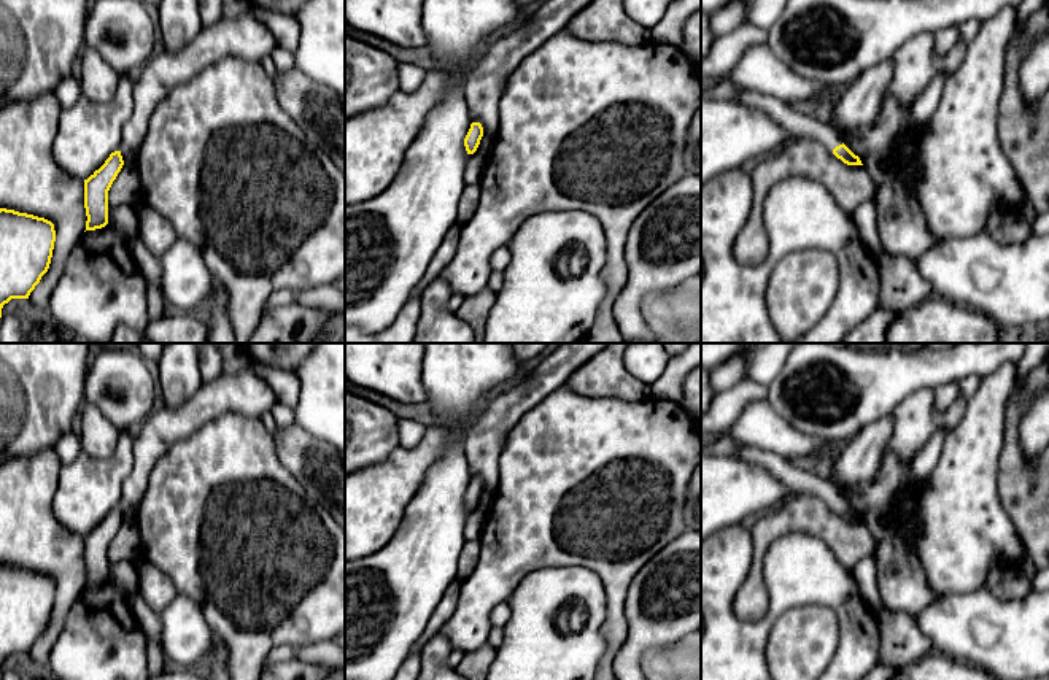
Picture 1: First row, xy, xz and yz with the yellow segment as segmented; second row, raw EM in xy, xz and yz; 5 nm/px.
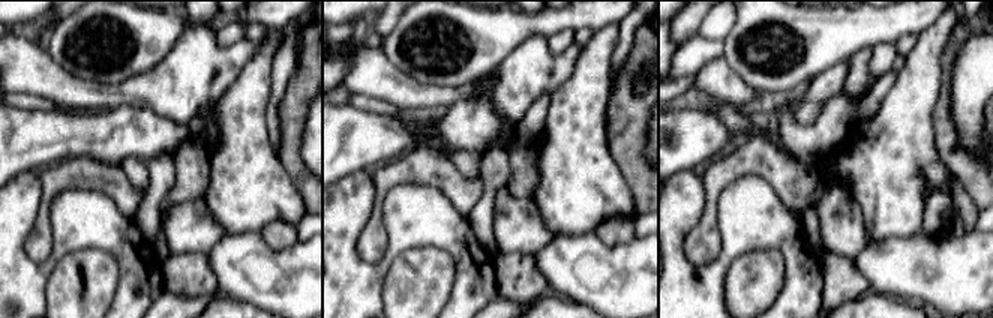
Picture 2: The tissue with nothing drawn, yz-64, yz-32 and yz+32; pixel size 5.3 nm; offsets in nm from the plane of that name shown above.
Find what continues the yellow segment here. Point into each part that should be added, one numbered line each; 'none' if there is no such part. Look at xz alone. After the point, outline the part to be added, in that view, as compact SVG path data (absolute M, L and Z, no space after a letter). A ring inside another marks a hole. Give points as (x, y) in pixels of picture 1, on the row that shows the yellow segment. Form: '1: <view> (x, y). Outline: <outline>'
none

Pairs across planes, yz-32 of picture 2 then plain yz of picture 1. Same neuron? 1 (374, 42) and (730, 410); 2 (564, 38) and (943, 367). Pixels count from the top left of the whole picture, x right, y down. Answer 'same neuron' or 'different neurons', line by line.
1: same neuron
2: different neurons

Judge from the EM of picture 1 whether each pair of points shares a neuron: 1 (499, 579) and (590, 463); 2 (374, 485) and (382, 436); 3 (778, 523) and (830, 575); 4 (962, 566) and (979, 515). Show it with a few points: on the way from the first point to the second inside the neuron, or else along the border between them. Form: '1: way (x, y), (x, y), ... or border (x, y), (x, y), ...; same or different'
1: way (509, 550), (557, 501), (561, 491); same
2: border (399, 445), (383, 459), (361, 469); different
3: border (825, 544), (808, 534), (787, 533), (762, 560); different
4: way (962, 553), (962, 539), (967, 528); same

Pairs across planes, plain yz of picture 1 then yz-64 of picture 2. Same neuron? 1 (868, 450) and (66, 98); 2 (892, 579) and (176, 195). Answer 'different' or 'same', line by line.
1: different
2: different

